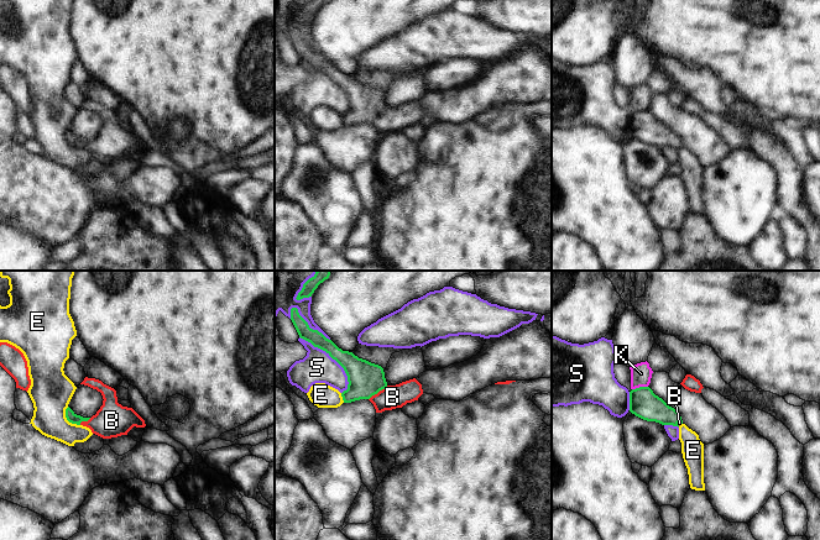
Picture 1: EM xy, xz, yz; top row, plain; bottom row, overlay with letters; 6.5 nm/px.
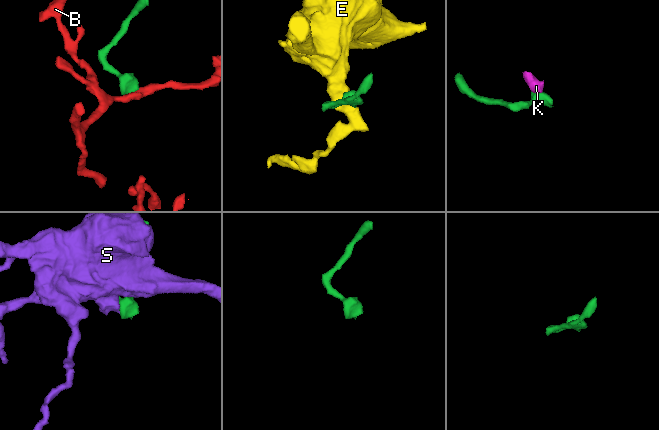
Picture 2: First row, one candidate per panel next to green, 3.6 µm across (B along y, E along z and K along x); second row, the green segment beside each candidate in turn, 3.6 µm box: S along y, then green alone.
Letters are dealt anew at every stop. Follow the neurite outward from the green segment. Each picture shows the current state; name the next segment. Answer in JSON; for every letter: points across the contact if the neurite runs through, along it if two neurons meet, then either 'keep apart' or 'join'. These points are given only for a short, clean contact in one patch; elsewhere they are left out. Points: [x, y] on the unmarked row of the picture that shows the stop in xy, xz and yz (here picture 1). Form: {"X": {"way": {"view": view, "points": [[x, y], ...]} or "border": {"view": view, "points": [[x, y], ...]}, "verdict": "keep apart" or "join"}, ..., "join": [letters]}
{"B": {"way": {"view": "xz", "points": [[365, 103], [377, 115], [384, 120], [392, 120]]}, "verdict": "join"}, "E": {"border": {"view": "xy", "points": [[67, 130], [66, 141], [79, 148]]}, "verdict": "keep apart"}, "K": {"border": {"view": "yz", "points": [[647, 109], [632, 113]]}, "verdict": "keep apart"}, "S": {"verdict": "keep apart"}, "join": ["B"]}

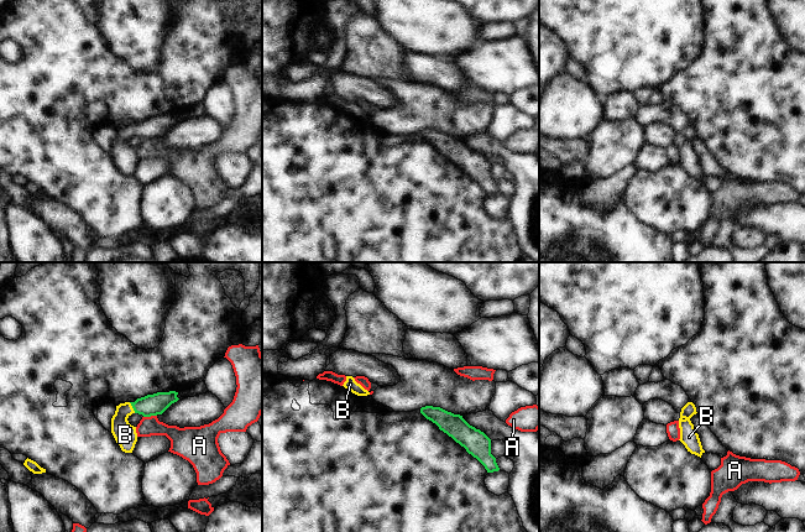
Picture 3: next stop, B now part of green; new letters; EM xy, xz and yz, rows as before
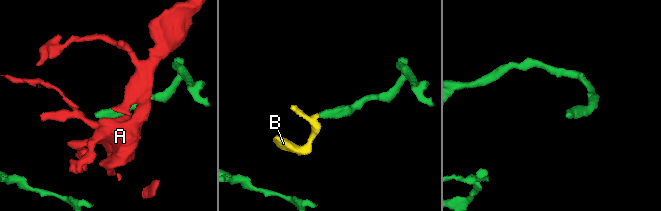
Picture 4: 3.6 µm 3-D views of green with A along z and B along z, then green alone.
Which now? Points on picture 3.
{"A": {"verdict": "keep apart"}, "B": {"way": {"view": "xy", "points": [[151, 128], [132, 130], [124, 139], [125, 157]]}, "verdict": "join"}, "join": ["B"]}

